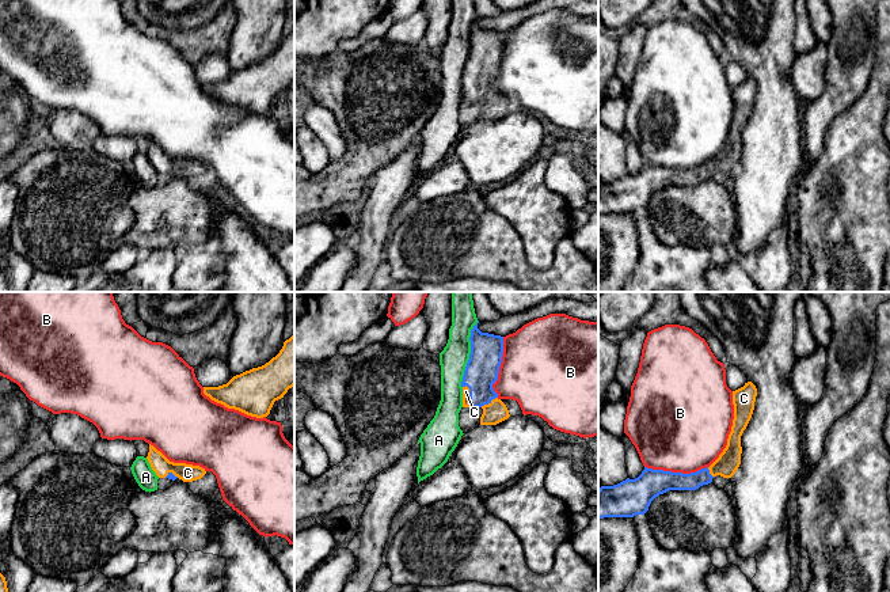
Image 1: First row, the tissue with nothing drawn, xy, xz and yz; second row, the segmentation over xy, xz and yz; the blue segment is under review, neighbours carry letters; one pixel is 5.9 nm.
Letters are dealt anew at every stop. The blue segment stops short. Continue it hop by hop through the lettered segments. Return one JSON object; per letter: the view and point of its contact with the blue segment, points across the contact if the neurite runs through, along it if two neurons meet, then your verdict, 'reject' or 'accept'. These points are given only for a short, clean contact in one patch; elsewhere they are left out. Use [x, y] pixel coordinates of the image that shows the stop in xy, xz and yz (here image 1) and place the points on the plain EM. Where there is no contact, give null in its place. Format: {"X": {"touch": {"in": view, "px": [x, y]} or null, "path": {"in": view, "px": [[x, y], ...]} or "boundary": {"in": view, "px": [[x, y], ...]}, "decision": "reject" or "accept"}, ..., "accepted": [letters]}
{"A": {"touch": {"in": "xz", "px": [470, 50]}, "decision": "reject"}, "B": {"touch": {"in": "yz", "px": [676, 169]}, "decision": "reject"}, "C": {"touch": {"in": "xz", "px": [470, 91]}, "decision": "accept"}, "accepted": ["C"]}

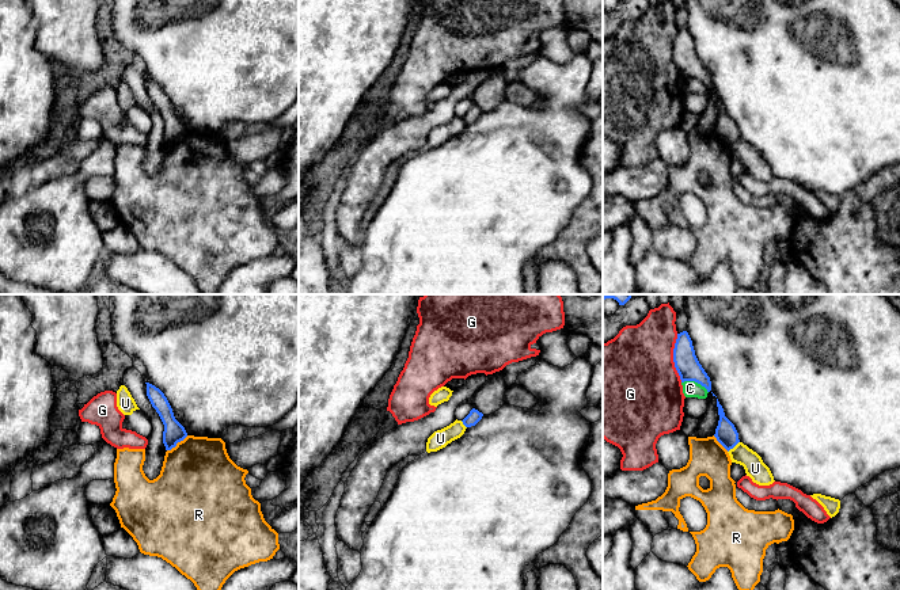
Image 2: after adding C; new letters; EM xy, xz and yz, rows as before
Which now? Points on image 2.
{"C": {"touch": {"in": "yz", "px": [695, 77]}, "decision": "reject"}, "G": {"touch": {"in": "yz", "px": [673, 54]}, "decision": "reject"}, "R": {"touch": {"in": "xy", "px": [177, 139]}, "decision": "reject"}, "U": {"touch": {"in": "yz", "px": [733, 143]}, "boundary": {"in": "yz", "px": [[739, 137], [728, 148]]}, "decision": "reject"}, "accepted": []}

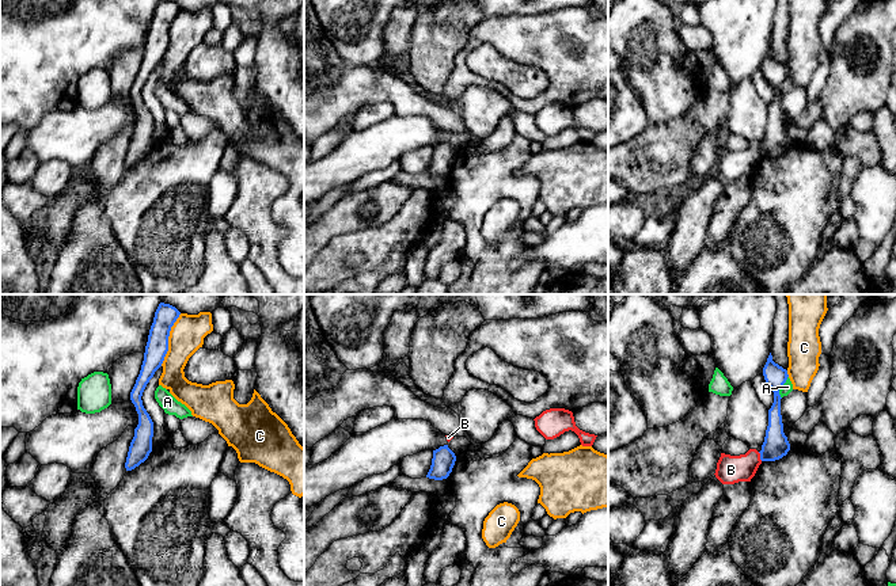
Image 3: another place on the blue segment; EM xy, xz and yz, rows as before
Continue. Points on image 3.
{"A": {"touch": {"in": "yz", "px": [782, 82]}, "decision": "reject"}, "B": {"touch": {"in": "yz", "px": [760, 152]}, "boundary": {"in": "yz", "px": [[758, 148], [762, 156]]}, "decision": "reject"}, "C": {"touch": {"in": "xy", "px": [167, 35]}, "decision": "reject"}, "accepted": []}

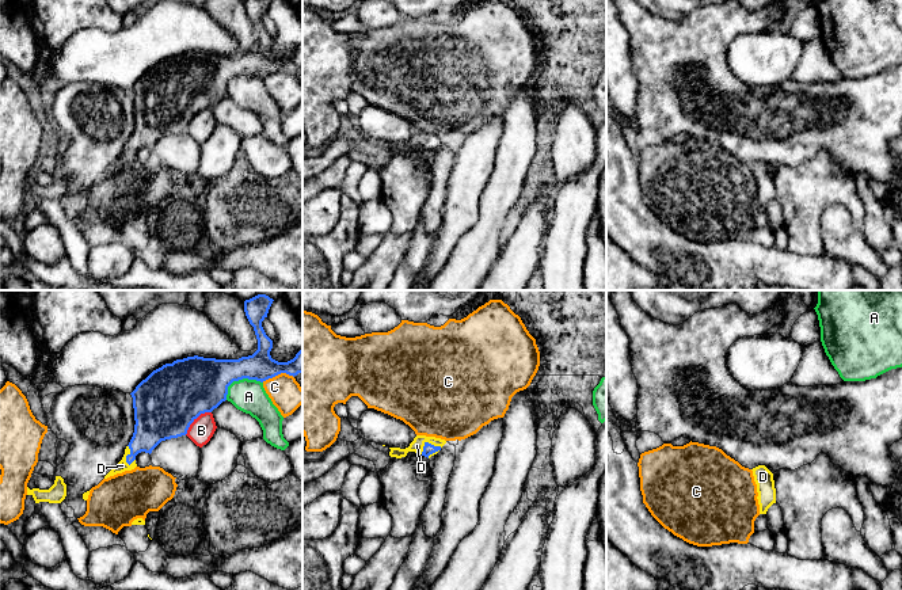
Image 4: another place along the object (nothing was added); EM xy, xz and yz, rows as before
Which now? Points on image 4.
{"A": {"touch": {"in": "xy", "px": [239, 75]}, "decision": "reject"}, "B": {"touch": {"in": "xy", "px": [195, 114]}, "decision": "reject"}, "C": {"touch": {"in": "xy", "px": [277, 71]}, "decision": "reject"}, "D": {"touch": {"in": "xz", "px": [427, 139]}, "path": {"in": "xz", "px": [[429, 145], [427, 139], [417, 141]]}, "decision": "accept"}, "accepted": ["D"]}

